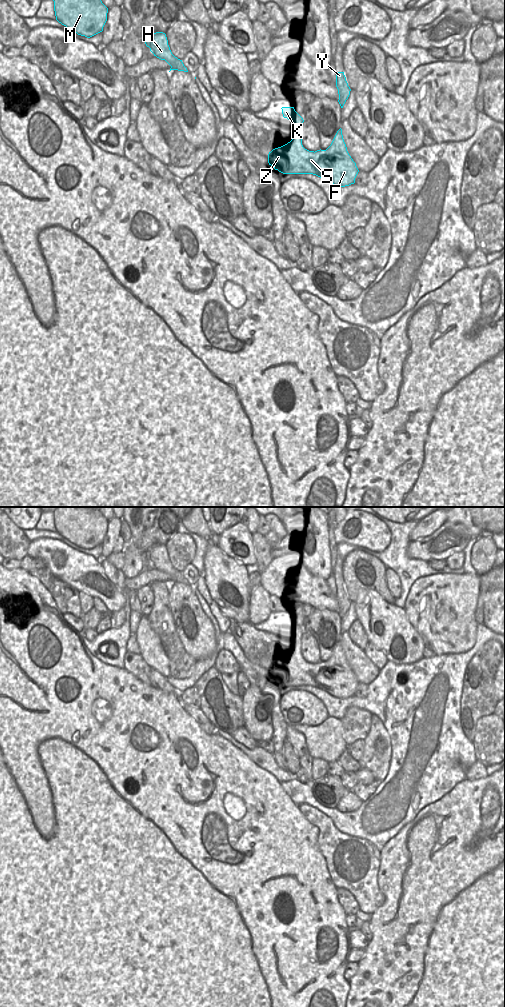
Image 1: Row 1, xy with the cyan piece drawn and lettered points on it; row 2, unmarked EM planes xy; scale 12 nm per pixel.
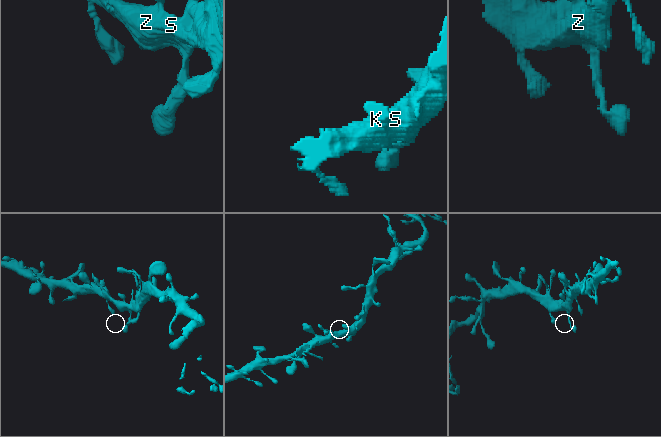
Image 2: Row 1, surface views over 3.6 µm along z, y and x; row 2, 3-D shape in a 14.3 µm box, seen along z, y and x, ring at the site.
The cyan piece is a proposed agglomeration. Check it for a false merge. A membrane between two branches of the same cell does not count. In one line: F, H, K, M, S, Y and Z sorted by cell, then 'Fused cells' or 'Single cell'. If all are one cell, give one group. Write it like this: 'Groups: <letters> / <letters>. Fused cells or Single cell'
Groups: F H K M S Y Z. Single cell.

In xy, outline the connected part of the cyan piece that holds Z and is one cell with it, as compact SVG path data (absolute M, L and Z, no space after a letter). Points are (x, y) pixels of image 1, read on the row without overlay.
M282 619L281 621L283 629L291 634L294 650L287 656L269 664L269 677L283 686L313 686L339 699L354 696L359 682L347 663L342 641L337 643L331 657L326 662L309 663L302 657L303 630L295 623L294 619Z

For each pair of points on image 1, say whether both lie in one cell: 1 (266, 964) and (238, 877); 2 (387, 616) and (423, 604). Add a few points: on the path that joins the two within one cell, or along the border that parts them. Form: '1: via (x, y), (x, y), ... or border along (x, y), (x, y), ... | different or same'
1: via (255, 942), (238, 899) | same
2: border along (403, 608), (407, 620), (416, 631) | different

